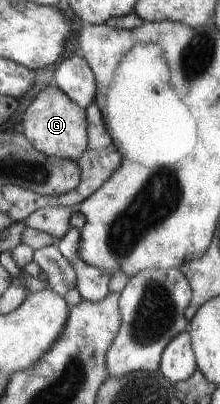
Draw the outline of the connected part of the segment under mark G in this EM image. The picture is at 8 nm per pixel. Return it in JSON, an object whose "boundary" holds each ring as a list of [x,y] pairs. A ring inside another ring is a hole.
{"boundary":[[[61,87],[44,88],[25,113],[23,126],[30,141],[45,154],[60,159],[80,160],[90,145],[90,122],[88,110],[83,108]]]}

